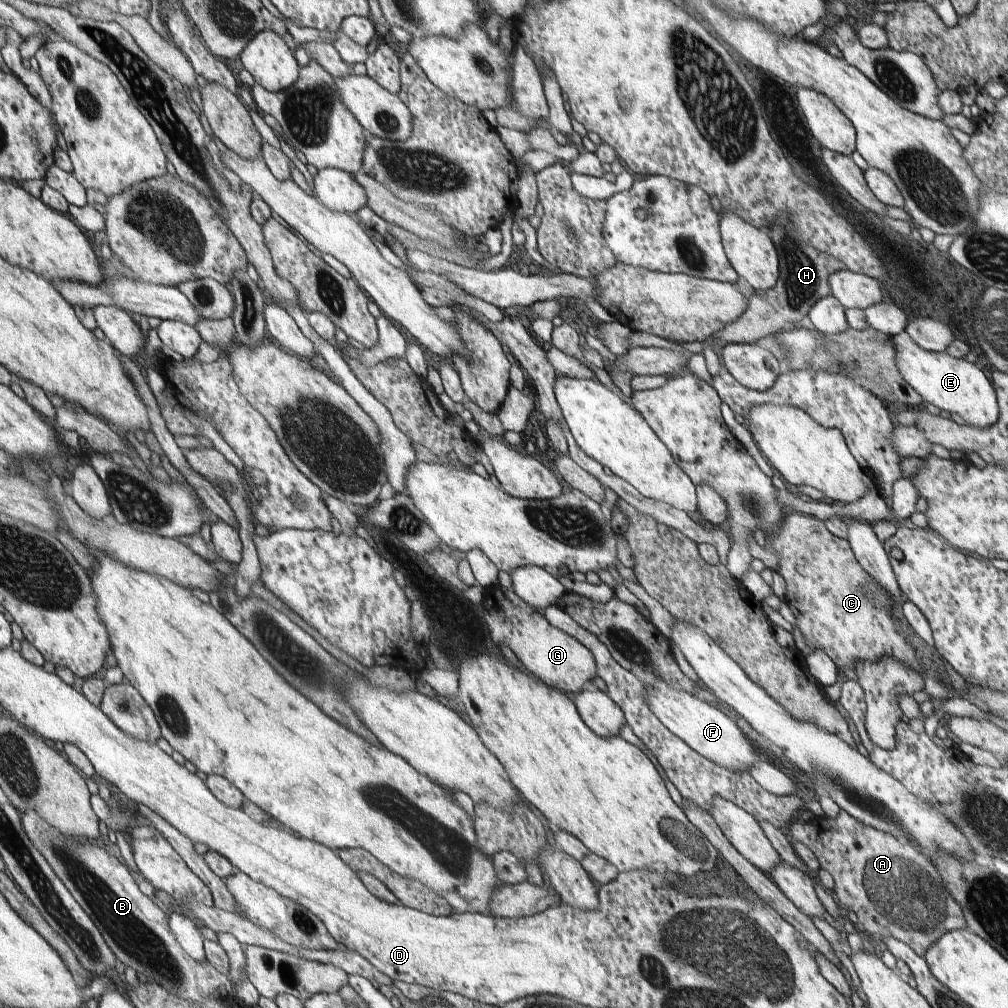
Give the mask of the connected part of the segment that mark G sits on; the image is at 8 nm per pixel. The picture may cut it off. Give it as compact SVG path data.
M500 586L488 587L485 591L484 620L490 626L492 640L496 644L507 644L520 662L540 680L564 692L578 694L584 684L597 676L597 662L581 641L571 637L562 629L551 625L544 613L523 601L514 591Z

